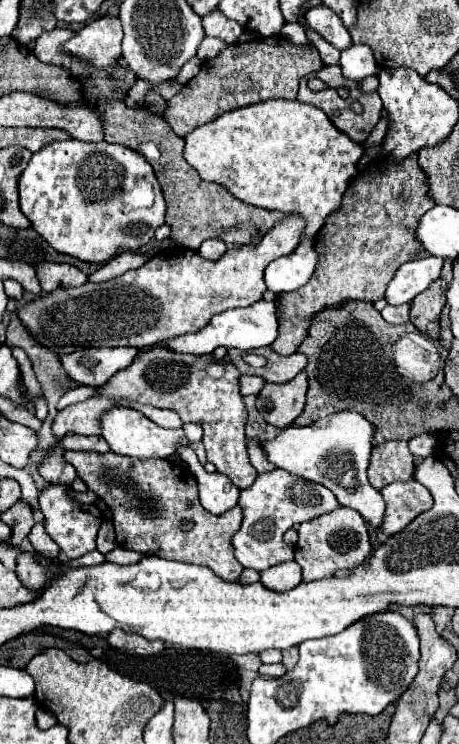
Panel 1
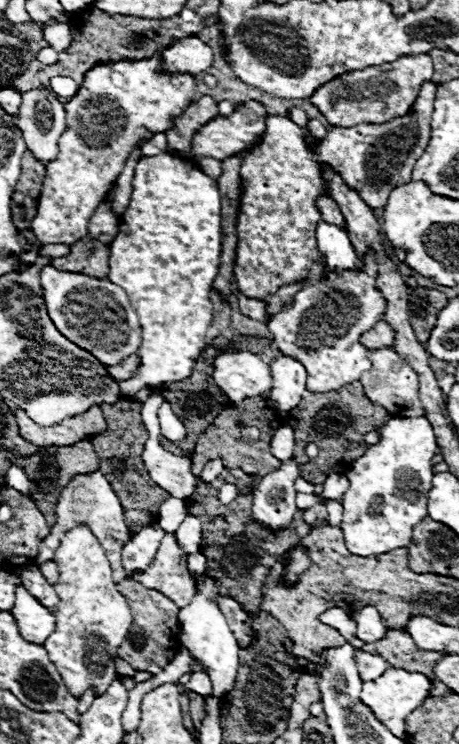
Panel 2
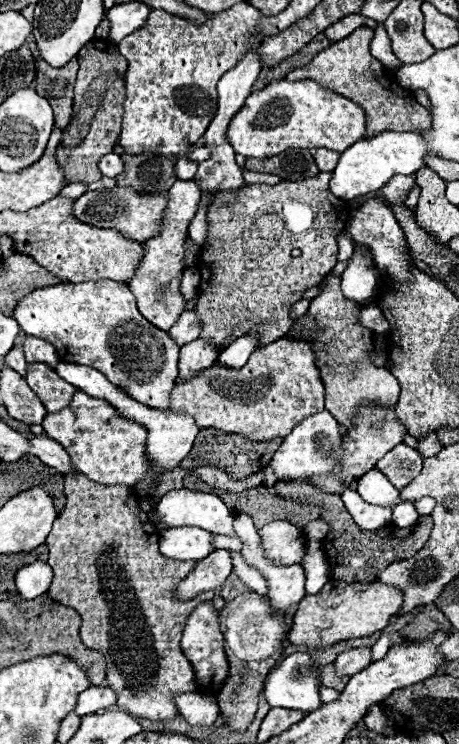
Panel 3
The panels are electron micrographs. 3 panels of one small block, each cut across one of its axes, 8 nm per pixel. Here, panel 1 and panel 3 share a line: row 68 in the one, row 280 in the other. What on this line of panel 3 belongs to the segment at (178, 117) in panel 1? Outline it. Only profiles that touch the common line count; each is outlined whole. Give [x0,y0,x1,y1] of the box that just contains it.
[196,172,350,350]

